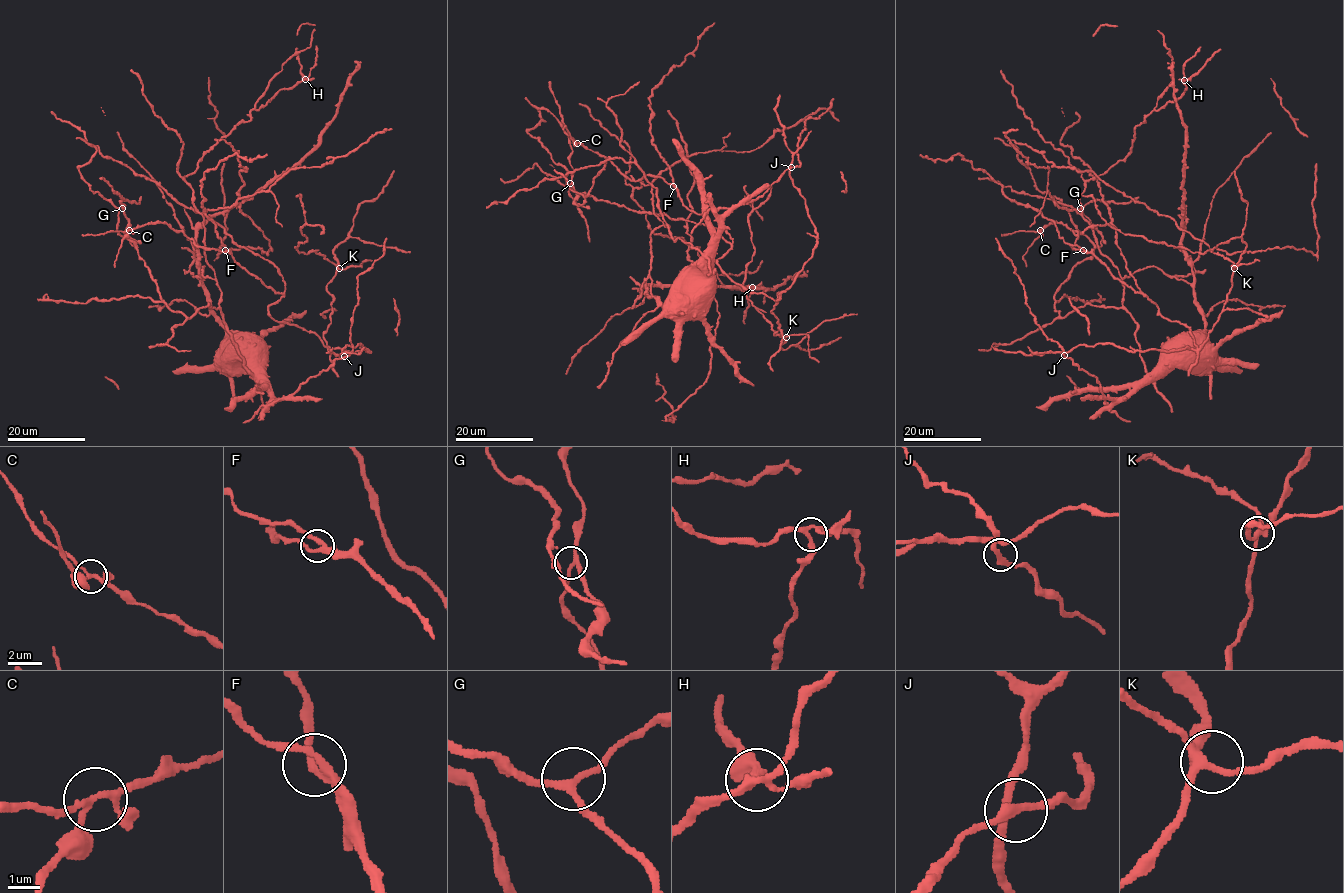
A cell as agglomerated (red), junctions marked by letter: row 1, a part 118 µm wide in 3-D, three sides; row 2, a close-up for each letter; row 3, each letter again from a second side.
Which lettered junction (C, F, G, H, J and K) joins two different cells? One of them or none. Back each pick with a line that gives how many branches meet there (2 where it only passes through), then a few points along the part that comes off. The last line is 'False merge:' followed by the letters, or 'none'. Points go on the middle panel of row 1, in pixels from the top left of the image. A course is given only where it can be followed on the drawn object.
C: branches 4
False merge: C

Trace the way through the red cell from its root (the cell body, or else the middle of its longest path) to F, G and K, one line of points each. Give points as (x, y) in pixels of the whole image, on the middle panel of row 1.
F: (698, 272), (723, 219), (790, 167), (817, 234), (777, 300), (750, 293), (716, 263), (731, 245), (673, 186)
G: (698, 272), (703, 254), (672, 236), (656, 189), (634, 162), (608, 158), (582, 204), (575, 203), (570, 183)
K: (698, 272), (723, 219), (791, 167), (817, 246), (771, 311), (781, 330), (774, 334), (786, 337)

